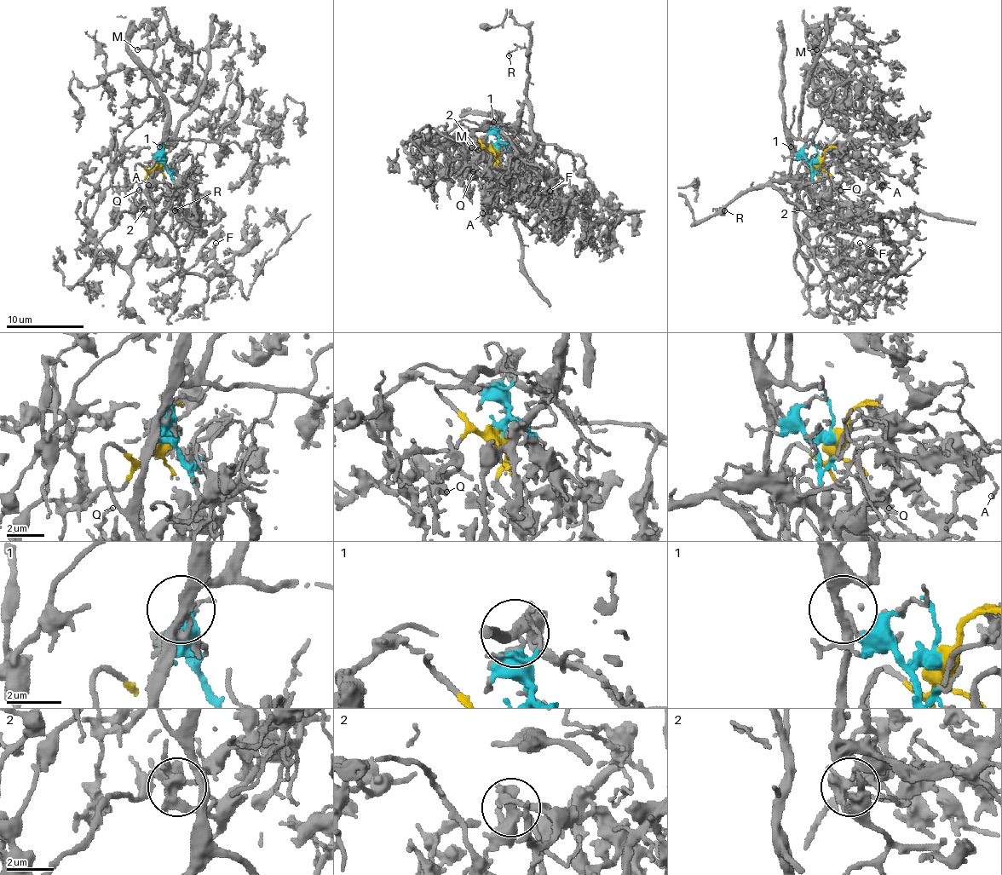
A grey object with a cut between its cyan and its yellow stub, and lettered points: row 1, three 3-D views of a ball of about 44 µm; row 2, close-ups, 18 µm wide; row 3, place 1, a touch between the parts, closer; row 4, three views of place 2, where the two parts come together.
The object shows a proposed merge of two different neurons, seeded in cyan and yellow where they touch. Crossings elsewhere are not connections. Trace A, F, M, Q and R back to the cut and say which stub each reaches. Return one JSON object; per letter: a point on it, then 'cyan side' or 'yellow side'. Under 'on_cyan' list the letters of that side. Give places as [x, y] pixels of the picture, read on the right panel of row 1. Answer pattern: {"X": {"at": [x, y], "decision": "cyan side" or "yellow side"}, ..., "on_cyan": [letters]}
{"A": {"at": [882, 185], "decision": "cyan side"}, "F": {"at": [860, 243], "decision": "yellow side"}, "M": {"at": [816, 49], "decision": "yellow side"}, "Q": {"at": [840, 190], "decision": "yellow side"}, "R": {"at": [724, 210], "decision": "cyan side"}, "on_cyan": ["A", "R"]}

